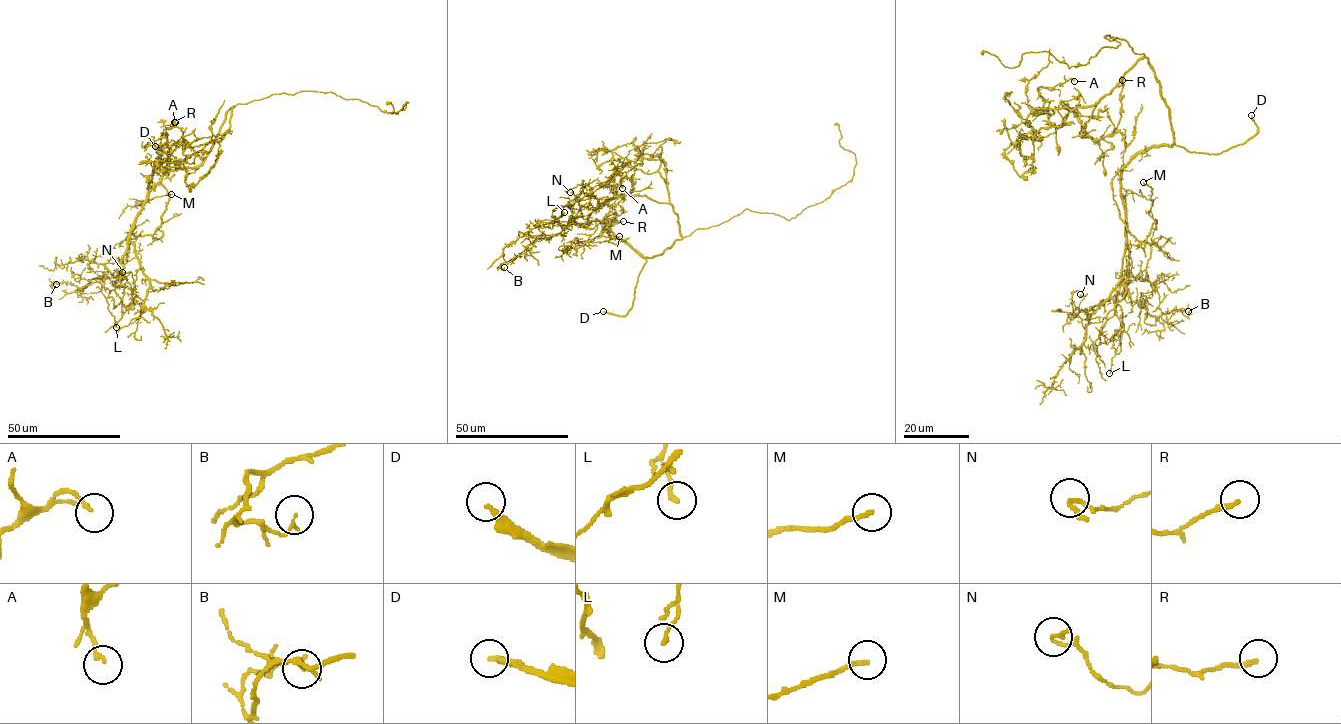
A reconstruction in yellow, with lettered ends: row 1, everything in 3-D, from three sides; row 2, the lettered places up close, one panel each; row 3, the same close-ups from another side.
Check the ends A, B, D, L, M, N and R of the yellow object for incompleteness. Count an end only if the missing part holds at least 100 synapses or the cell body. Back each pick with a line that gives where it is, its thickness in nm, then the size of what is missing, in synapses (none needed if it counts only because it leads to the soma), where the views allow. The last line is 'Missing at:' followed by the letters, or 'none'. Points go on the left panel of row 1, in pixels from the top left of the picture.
D: at (155, 146); 240 nm thick
Missing at: D

